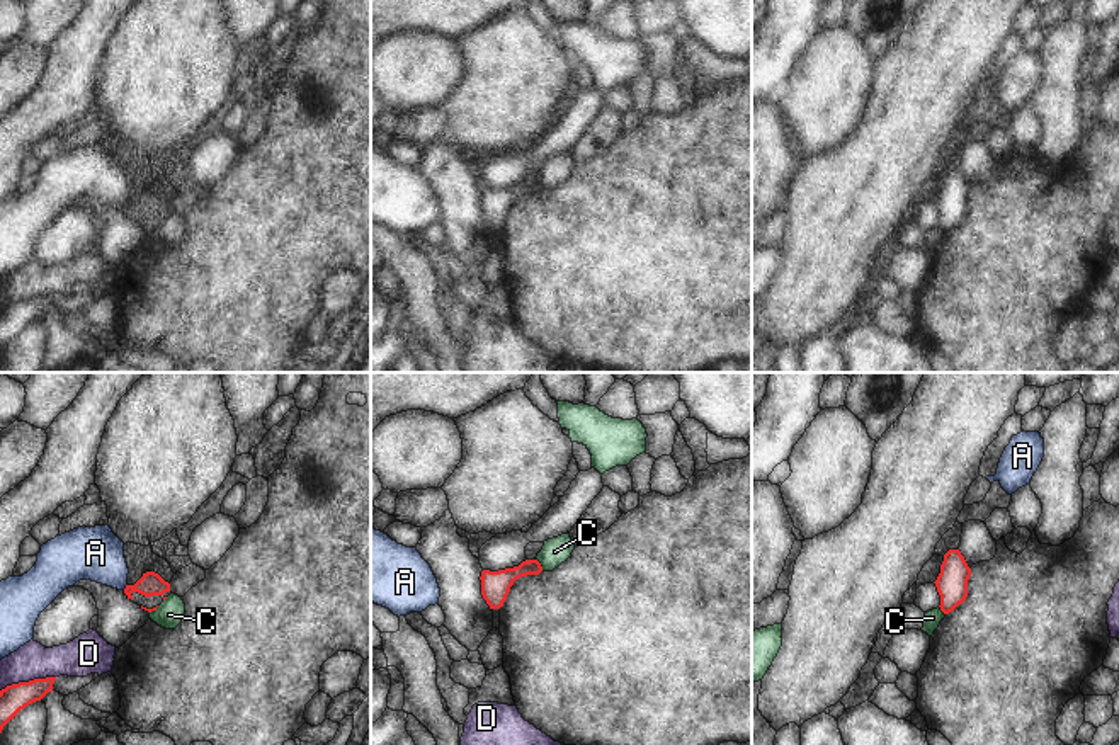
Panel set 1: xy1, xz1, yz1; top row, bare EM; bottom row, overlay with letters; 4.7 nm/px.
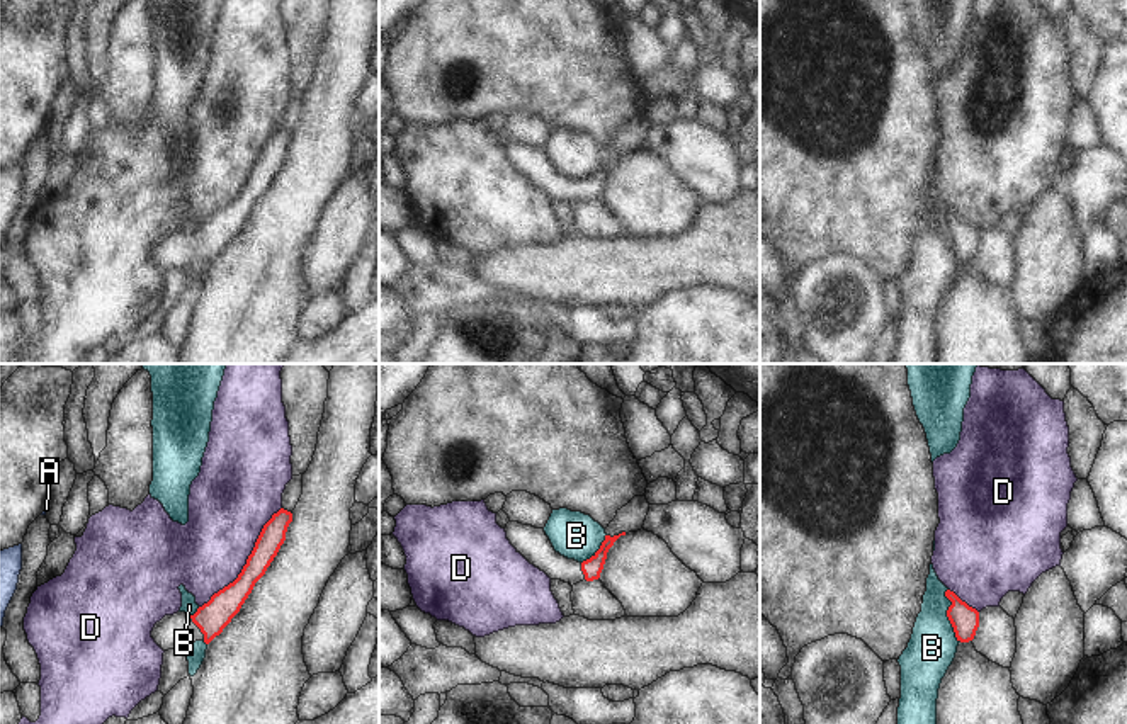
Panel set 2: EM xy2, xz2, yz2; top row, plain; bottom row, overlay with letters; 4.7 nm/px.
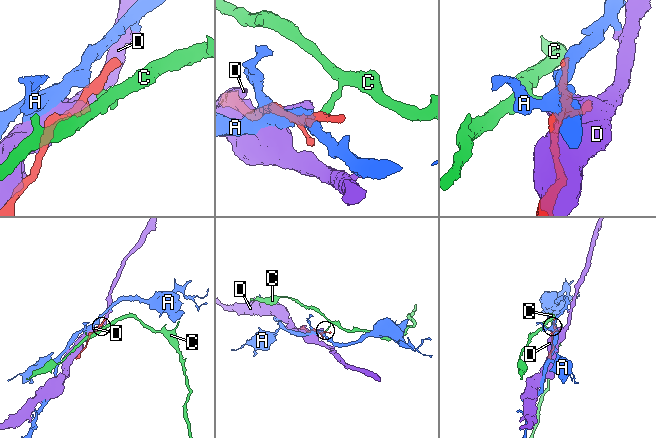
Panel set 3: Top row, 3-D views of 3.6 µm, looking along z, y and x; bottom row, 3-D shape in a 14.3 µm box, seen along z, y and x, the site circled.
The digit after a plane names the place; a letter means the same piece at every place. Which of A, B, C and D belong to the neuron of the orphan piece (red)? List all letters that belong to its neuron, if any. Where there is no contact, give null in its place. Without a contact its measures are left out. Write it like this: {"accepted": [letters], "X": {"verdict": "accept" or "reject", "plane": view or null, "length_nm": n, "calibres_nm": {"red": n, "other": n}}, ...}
{"accepted": [], "A": {"verdict": "reject", "plane": "xy1", "length_nm": 40, "calibres_nm": {"red": 110, "other": 260}}, "B": {"verdict": "reject", "plane": "yz2", "length_nm": 260, "calibres_nm": {"red": 140, "other": 220}}, "C": {"verdict": "reject", "plane": "xz1", "length_nm": 70, "calibres_nm": {"red": 140, "other": 130}}, "D": {"verdict": "reject", "plane": "xy2", "length_nm": 600, "calibres_nm": {"red": 140, "other": 360}}}

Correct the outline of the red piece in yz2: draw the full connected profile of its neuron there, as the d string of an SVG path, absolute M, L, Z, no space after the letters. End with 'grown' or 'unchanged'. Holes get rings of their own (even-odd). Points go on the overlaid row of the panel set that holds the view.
M947 590L945 597L952 602L947 617L954 627L955 637L960 642L974 639L979 627L979 612L962 602L954 591Z | unchanged

